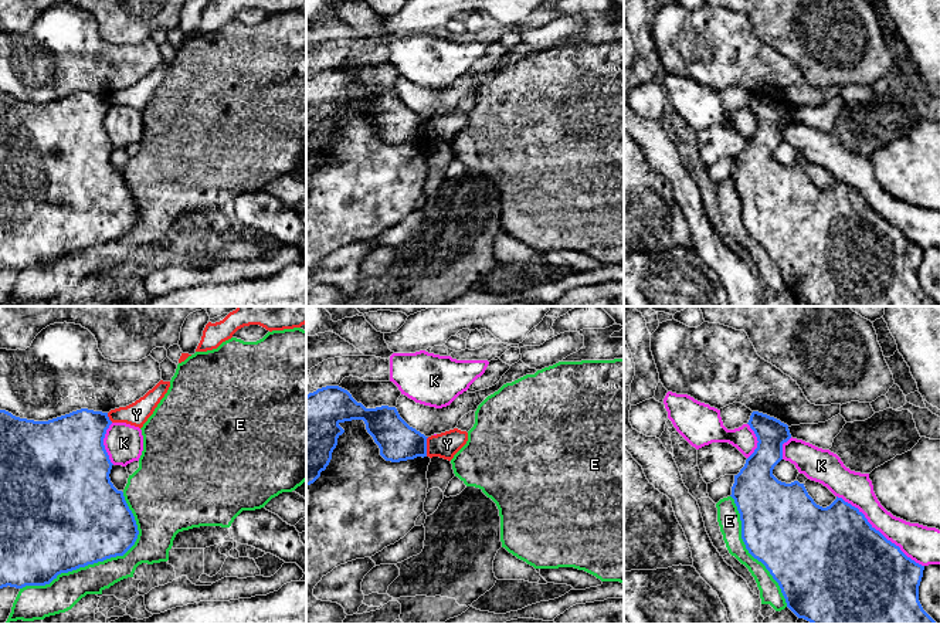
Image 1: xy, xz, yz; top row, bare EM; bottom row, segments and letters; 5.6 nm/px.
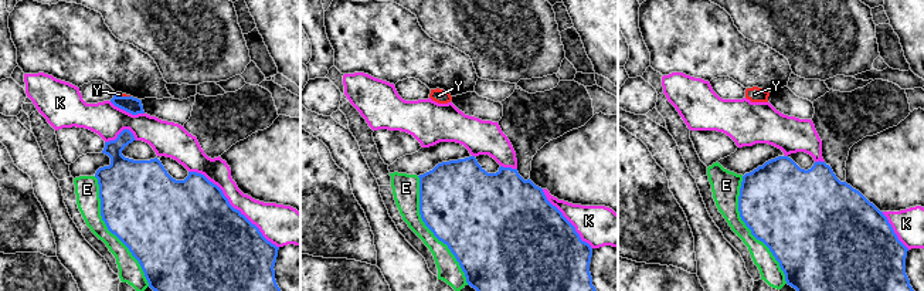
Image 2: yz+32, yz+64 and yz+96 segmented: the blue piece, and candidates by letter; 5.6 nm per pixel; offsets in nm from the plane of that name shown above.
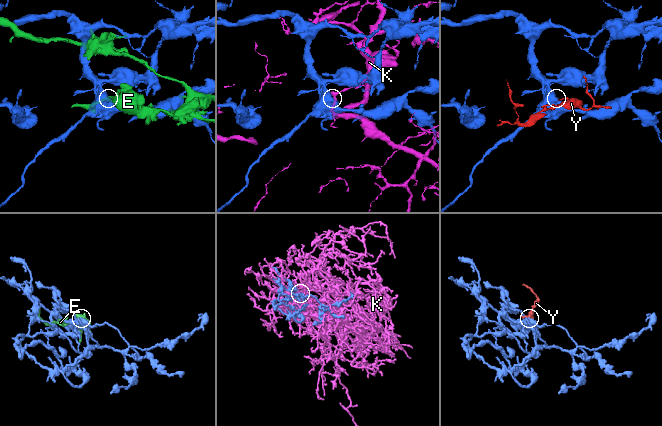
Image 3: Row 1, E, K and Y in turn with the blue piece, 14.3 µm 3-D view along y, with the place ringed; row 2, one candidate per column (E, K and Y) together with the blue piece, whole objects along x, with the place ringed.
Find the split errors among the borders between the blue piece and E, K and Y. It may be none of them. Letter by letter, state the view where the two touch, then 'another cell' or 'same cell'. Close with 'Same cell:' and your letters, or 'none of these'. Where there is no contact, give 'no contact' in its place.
E: xy | another cell
K: yz | another cell
Y: xz | another cell
Same cell: none of these

